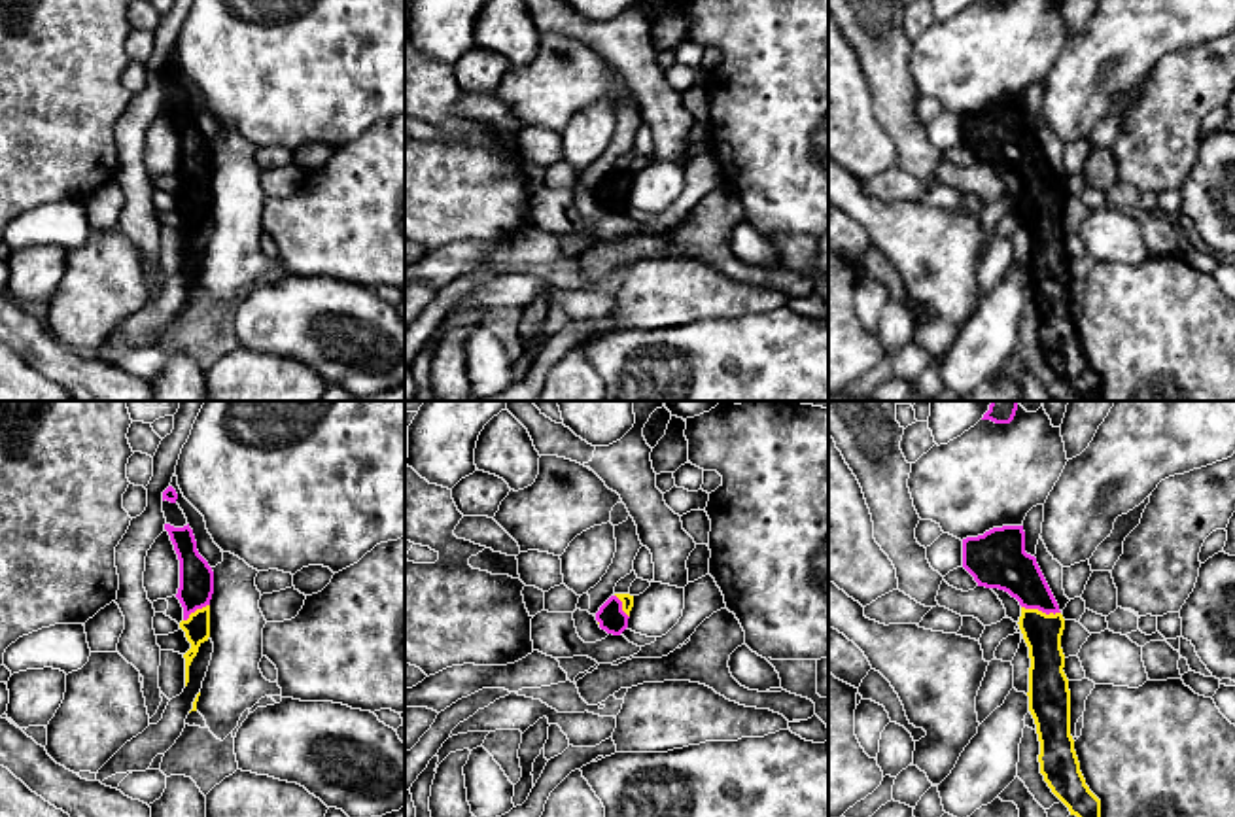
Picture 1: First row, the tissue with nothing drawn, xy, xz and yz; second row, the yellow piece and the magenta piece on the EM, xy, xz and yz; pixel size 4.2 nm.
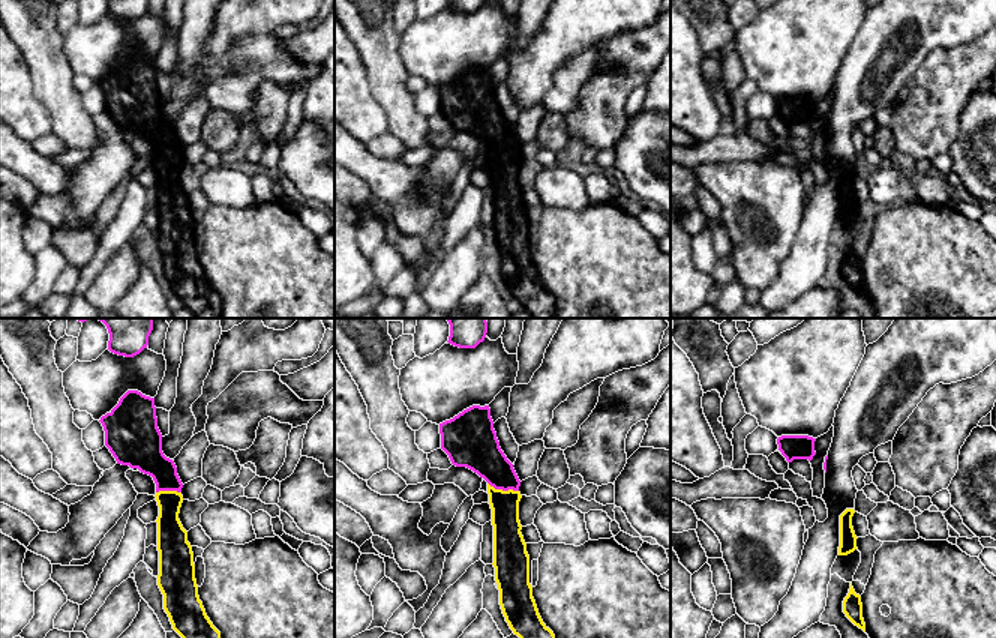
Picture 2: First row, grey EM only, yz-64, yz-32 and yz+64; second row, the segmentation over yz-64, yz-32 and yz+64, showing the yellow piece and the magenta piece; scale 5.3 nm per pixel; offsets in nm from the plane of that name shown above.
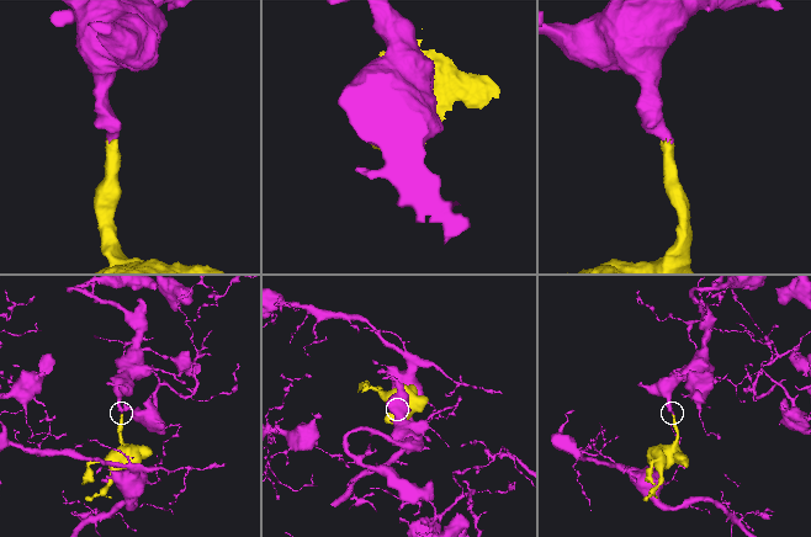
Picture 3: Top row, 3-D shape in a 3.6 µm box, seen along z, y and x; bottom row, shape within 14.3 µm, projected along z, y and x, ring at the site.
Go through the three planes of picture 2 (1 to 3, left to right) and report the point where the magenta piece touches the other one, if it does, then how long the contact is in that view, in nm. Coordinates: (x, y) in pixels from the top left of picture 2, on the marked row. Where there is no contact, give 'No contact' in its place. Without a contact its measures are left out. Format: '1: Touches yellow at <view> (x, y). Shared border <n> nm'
1: Touches yellow at yz-64 (168, 491). Shared border 140 nm
2: Touches yellow at yz-32 (501, 490). Shared border 180 nm
3: No contact

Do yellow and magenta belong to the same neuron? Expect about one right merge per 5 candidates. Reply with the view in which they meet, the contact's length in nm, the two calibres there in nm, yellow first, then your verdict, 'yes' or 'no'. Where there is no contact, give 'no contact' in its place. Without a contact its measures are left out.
contact in yz; length 170 nm; calibres 160 and 200 nm; yes

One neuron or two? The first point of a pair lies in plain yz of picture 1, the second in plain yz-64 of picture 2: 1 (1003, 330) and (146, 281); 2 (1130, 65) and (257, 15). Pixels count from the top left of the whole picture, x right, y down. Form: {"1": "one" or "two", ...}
{"1": "two", "2": "one"}

